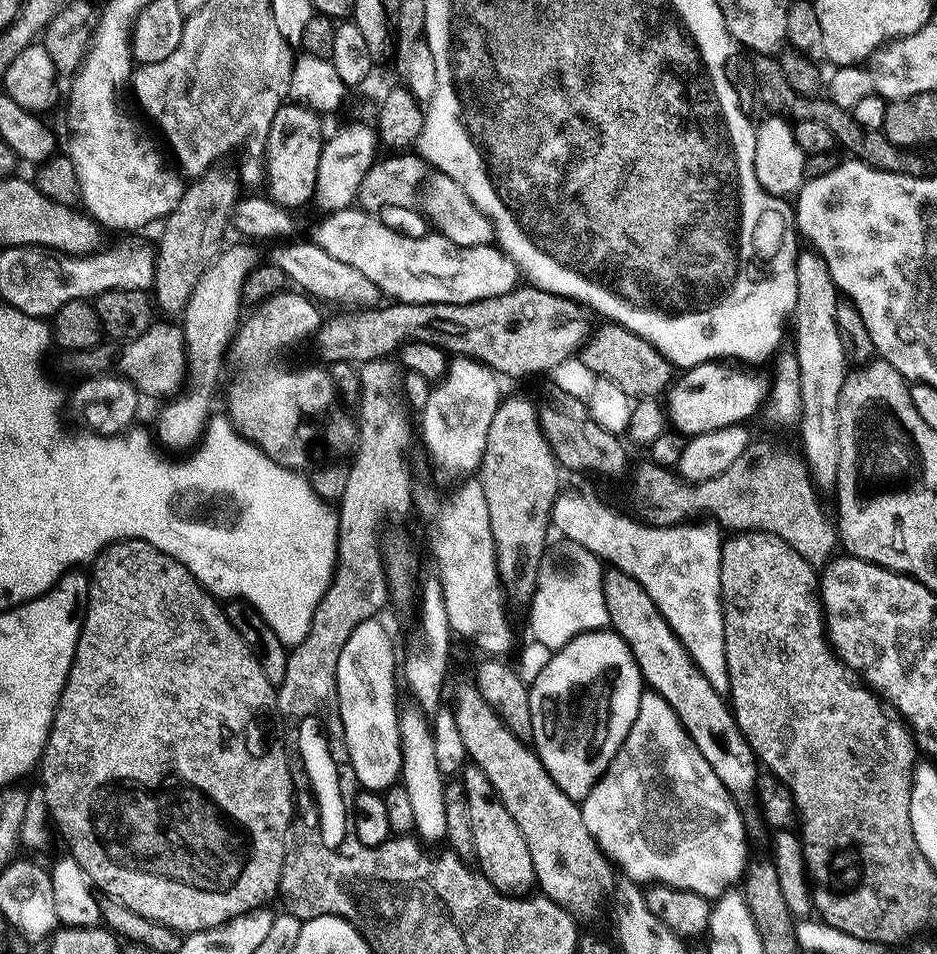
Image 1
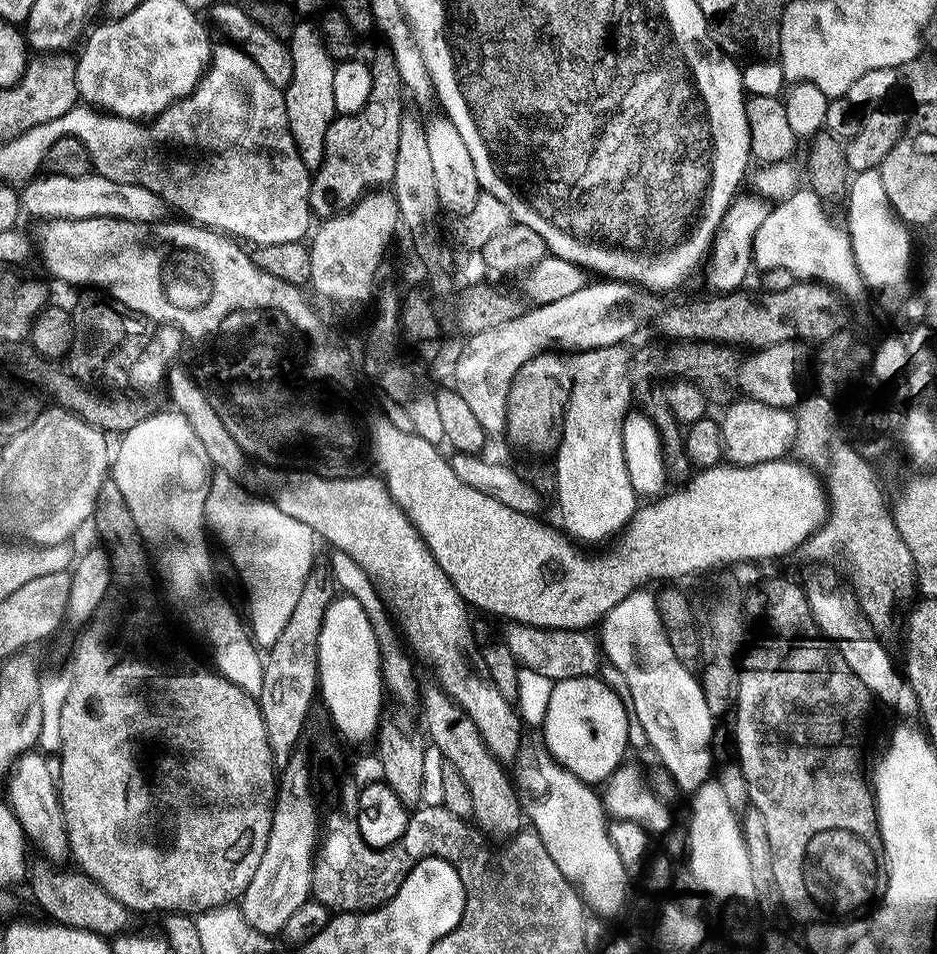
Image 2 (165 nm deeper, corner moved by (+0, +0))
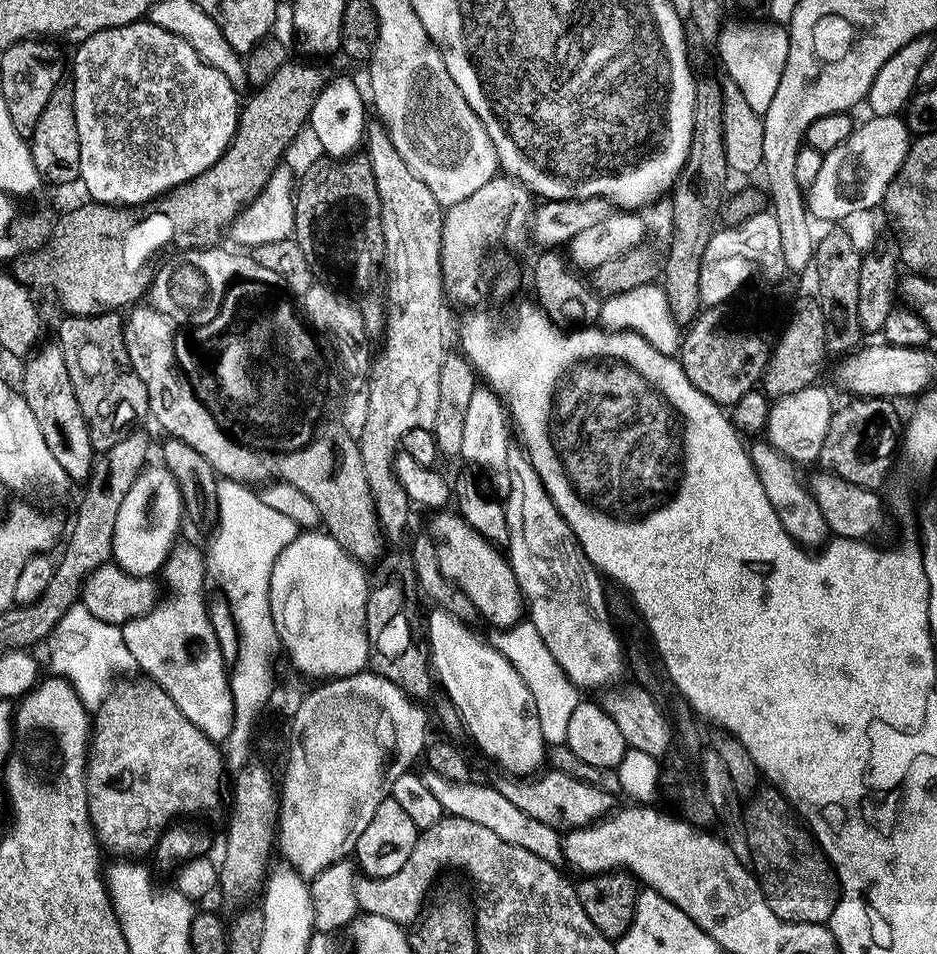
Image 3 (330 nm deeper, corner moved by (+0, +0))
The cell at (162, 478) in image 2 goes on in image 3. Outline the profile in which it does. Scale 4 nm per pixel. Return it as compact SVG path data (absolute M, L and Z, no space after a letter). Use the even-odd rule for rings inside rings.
M177 545L168 557L162 578L165 578L170 597L159 601L149 613L140 616L121 627L124 641L138 668L149 675L153 683L166 690L182 714L212 741L224 744L234 728L236 702L232 694L230 670L226 668L226 658L220 638L208 610L206 600L206 562L203 554L192 546Z

